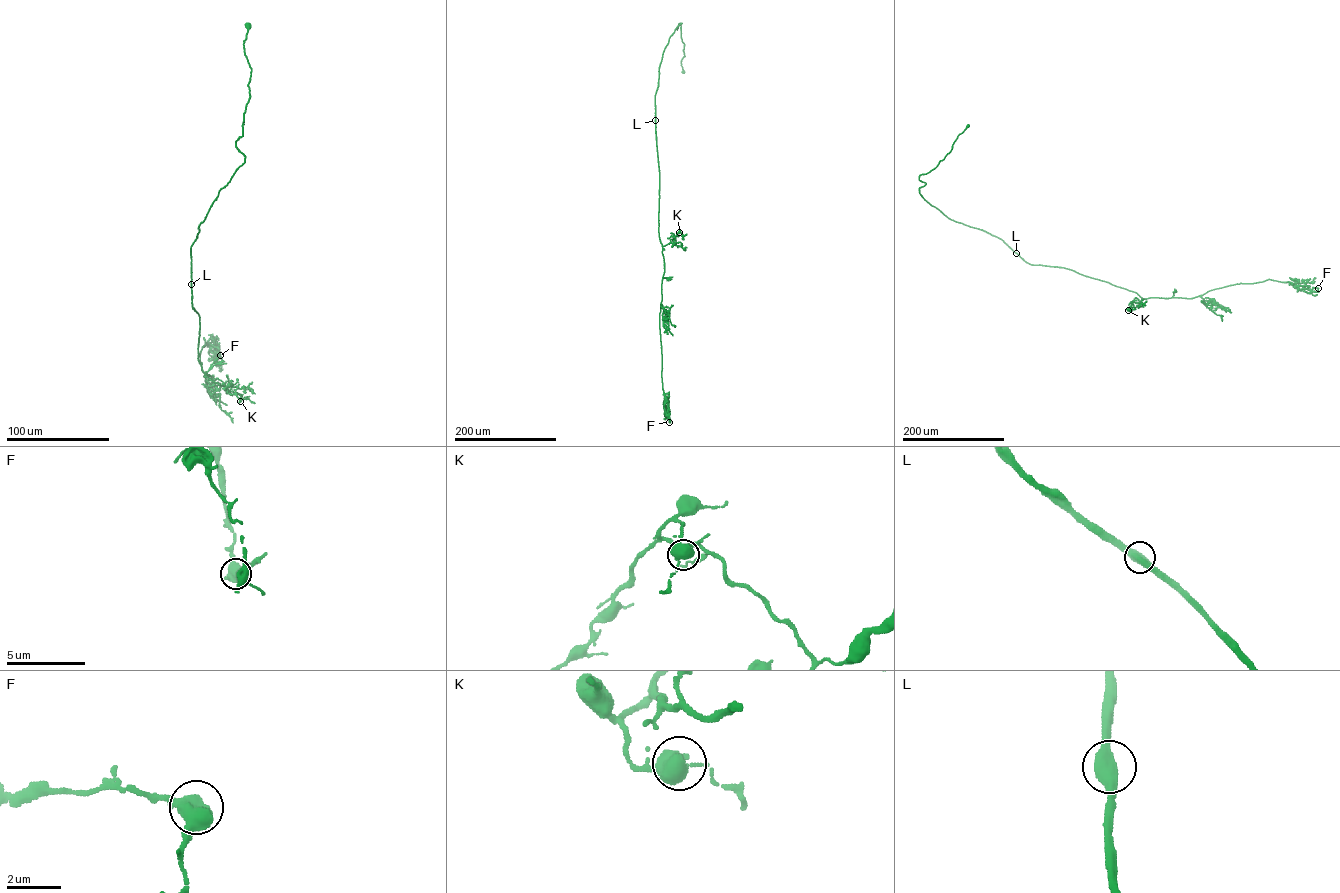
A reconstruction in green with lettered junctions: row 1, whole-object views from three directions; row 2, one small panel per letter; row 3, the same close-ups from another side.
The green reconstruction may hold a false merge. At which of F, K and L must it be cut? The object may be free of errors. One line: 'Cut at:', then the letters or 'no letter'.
Cut at: no letter

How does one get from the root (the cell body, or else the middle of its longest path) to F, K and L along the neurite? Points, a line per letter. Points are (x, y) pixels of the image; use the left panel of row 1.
F: (247, 26), (250, 97), (235, 141), (245, 162), (191, 246), (204, 377), (204, 338), (209, 354), (220, 355)
K: (247, 26), (250, 97), (235, 141), (245, 162), (219, 191), (191, 250), (198, 360), (209, 379), (240, 401)
L: (247, 26), (250, 97), (235, 141), (245, 162), (199, 226), (191, 284)

